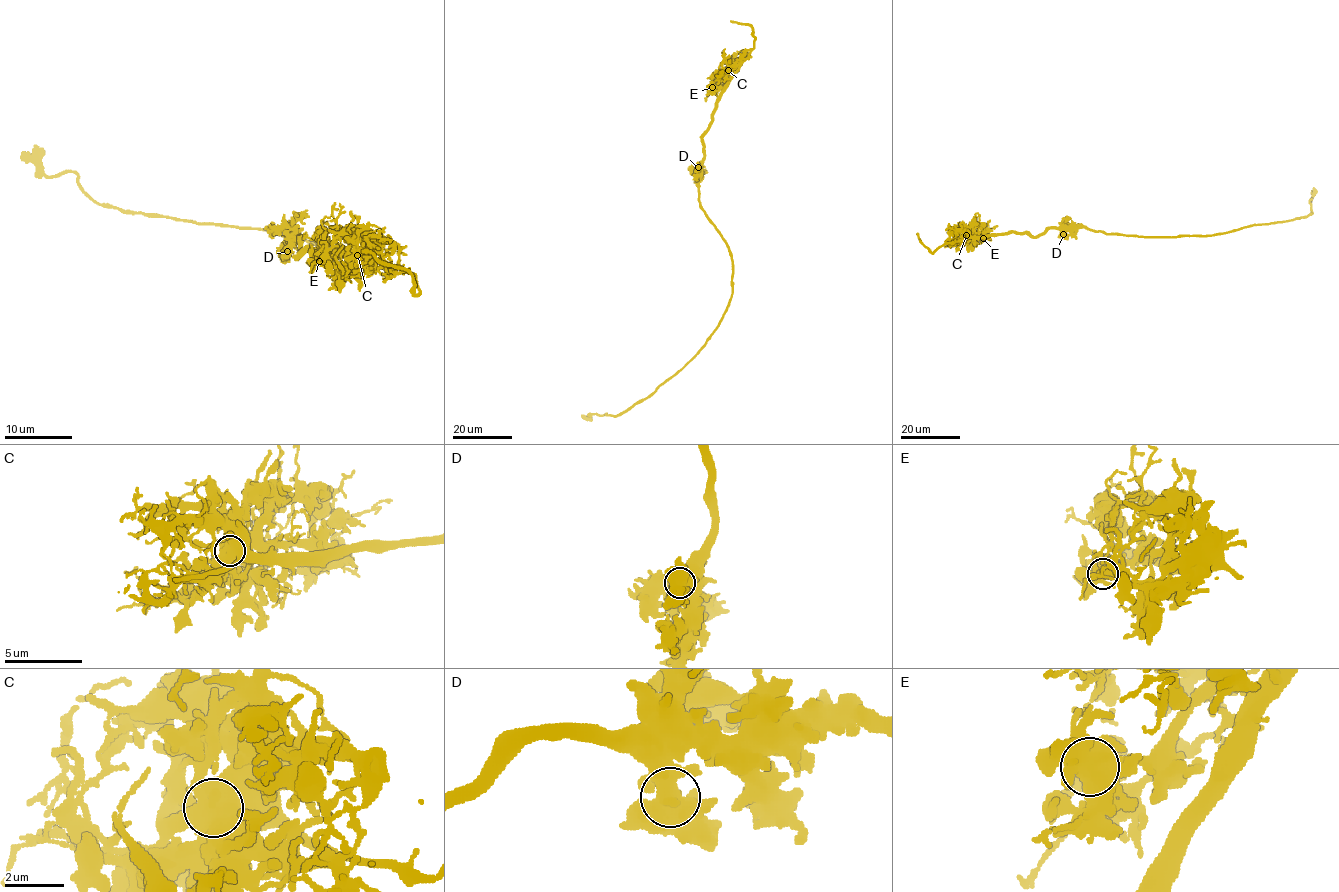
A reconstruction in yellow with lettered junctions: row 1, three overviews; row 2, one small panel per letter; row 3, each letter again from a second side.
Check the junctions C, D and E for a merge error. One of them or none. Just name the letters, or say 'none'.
C

